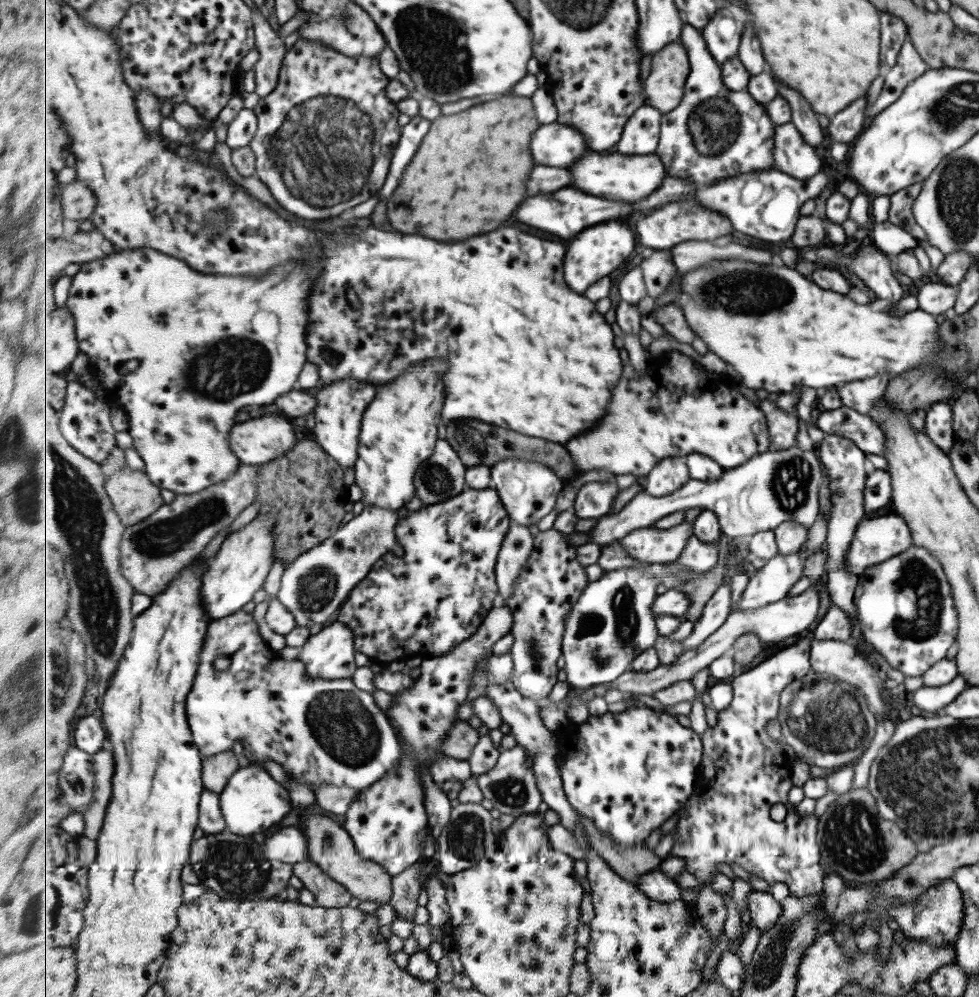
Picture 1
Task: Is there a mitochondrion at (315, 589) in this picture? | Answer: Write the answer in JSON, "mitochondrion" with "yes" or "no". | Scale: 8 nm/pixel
{"mitochondrion":"yes"}

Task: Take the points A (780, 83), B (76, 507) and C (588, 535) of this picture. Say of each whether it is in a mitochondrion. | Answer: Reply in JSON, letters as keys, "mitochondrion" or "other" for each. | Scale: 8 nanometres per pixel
{"A":"other","B":"mitochondrion","C":"other"}

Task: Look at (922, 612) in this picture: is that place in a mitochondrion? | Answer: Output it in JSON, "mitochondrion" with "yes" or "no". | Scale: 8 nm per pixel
{"mitochondrion":"yes"}

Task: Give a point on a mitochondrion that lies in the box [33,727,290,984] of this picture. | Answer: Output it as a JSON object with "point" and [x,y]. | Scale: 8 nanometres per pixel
{"point":[243,874]}

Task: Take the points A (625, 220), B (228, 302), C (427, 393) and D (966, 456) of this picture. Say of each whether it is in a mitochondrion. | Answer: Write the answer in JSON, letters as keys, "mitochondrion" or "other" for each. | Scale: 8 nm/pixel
{"A":"other","B":"other","C":"other","D":"other"}

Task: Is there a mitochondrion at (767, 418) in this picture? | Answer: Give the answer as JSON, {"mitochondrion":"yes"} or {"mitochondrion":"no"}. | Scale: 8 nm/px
{"mitochondrion":"no"}

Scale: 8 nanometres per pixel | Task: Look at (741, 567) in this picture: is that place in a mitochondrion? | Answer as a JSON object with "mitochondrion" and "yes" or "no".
{"mitochondrion":"no"}

